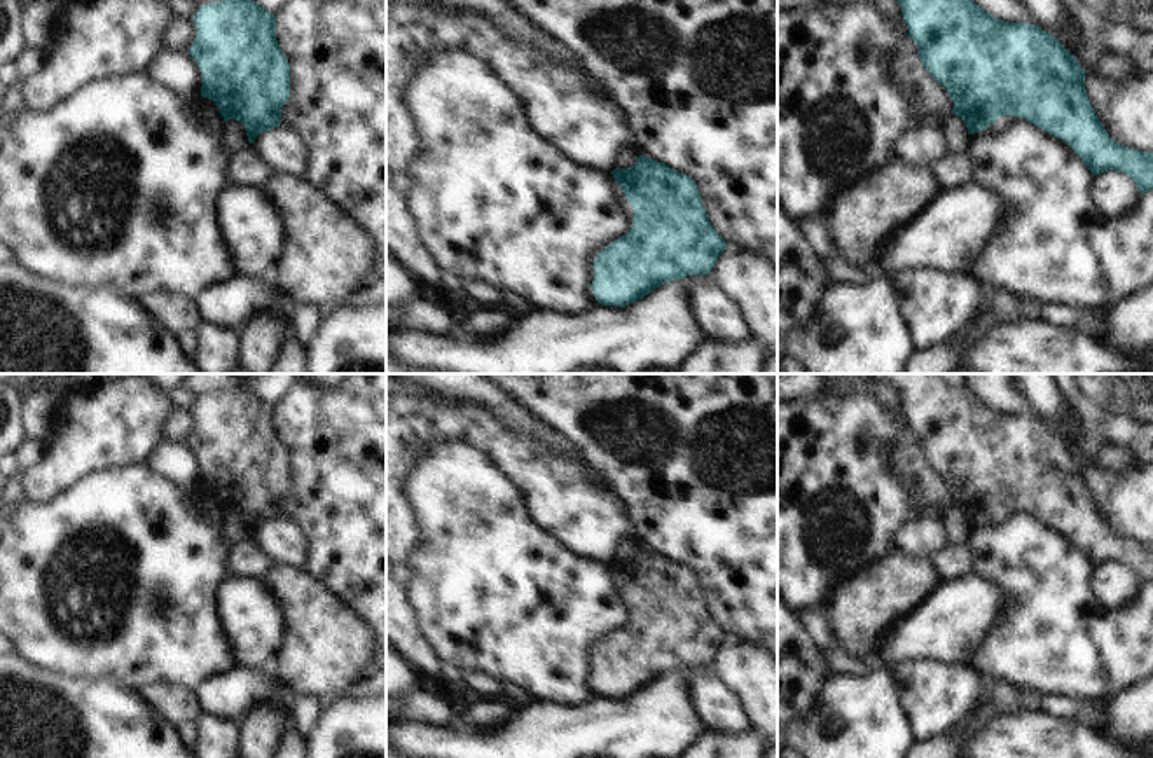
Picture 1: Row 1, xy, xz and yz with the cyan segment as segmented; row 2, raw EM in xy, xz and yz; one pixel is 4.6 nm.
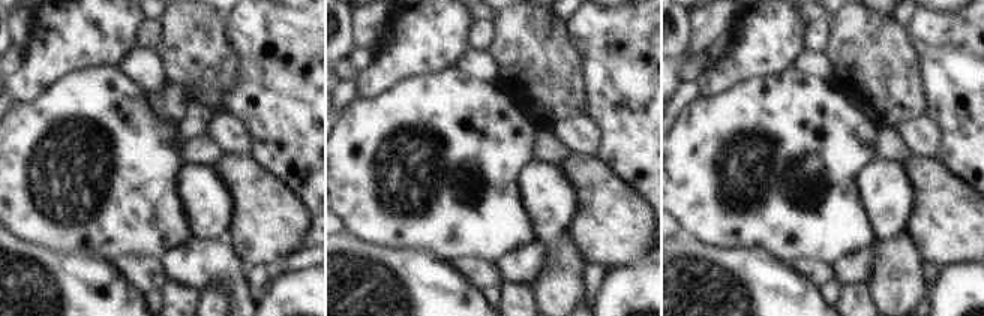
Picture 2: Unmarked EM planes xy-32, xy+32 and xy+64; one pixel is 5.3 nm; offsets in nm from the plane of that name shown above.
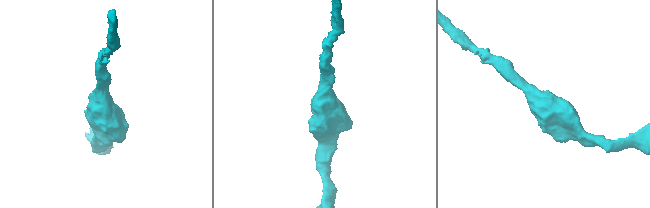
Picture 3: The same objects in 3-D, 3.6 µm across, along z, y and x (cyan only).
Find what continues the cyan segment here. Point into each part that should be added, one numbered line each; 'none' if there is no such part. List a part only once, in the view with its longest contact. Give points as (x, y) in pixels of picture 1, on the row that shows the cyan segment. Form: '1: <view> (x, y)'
none

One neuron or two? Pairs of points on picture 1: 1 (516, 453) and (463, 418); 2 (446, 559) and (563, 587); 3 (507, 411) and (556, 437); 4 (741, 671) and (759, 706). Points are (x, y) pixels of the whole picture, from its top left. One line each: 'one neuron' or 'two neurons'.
1: one neuron
2: one neuron
3: one neuron
4: one neuron

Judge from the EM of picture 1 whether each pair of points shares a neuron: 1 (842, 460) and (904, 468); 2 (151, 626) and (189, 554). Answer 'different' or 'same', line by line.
1: different
2: same

